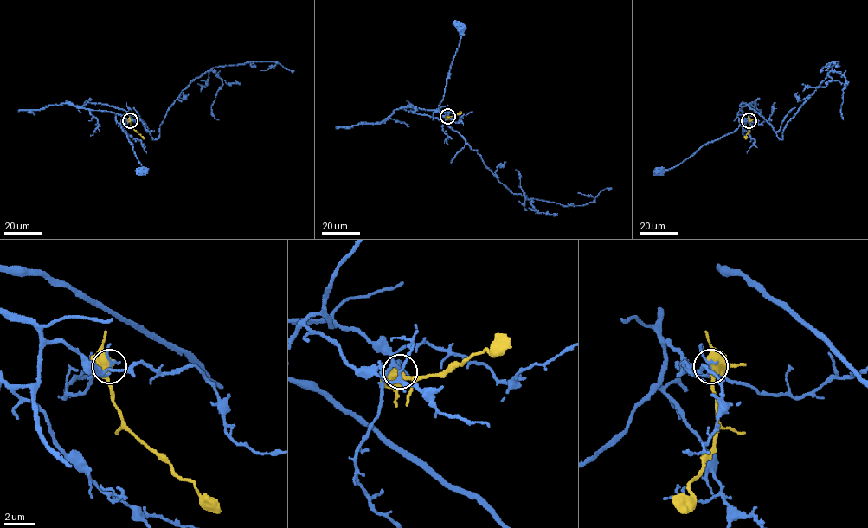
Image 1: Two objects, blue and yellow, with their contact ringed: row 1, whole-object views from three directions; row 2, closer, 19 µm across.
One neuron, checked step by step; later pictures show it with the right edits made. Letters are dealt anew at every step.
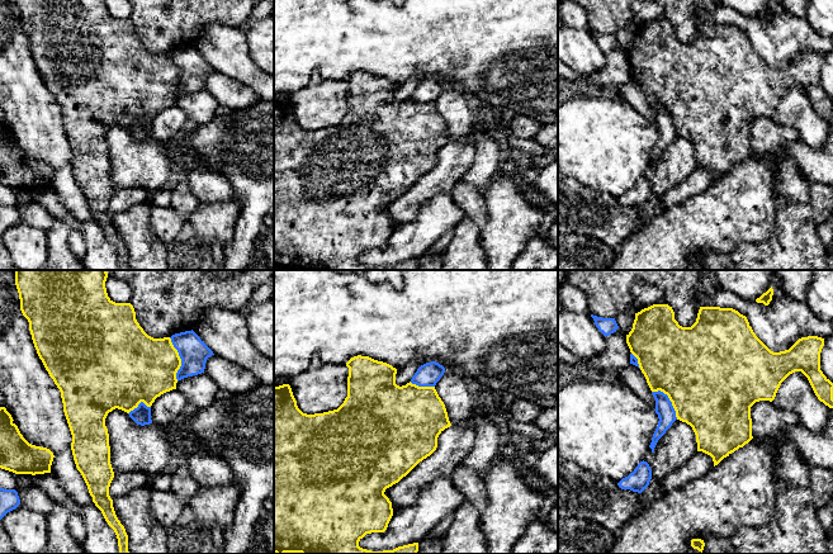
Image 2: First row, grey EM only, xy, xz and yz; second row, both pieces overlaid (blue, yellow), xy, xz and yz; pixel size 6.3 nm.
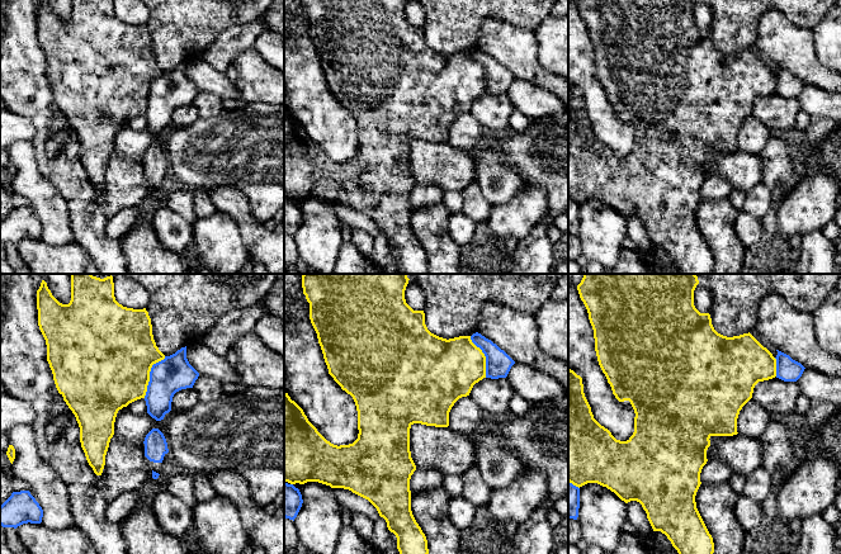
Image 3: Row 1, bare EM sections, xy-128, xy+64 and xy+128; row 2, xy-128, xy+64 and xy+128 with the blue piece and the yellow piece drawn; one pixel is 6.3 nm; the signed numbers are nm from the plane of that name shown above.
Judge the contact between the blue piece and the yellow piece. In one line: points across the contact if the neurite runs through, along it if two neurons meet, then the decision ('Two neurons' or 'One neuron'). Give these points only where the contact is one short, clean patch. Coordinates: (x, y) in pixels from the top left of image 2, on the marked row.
Two neurons

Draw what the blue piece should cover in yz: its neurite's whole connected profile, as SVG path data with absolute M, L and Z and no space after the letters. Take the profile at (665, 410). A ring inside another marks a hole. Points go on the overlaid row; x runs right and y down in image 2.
M652 392L655 399L655 413L658 415L658 426L653 434L652 442L649 445L648 453L644 456L644 460L638 464L633 473L628 477L623 478L617 486L621 489L630 489L633 492L642 493L652 479L652 469L649 467L654 448L658 440L666 434L666 431L672 426L672 423L677 420L676 411L669 401L668 396L663 392Z

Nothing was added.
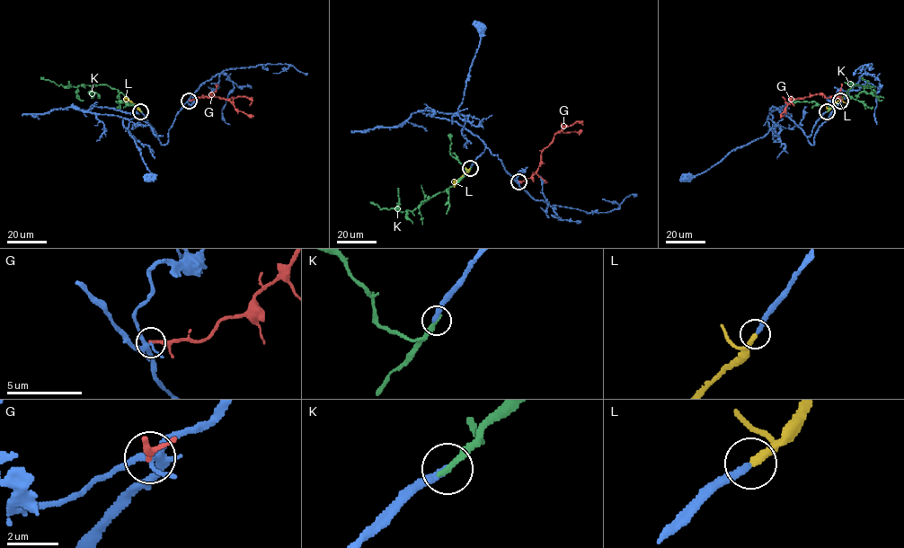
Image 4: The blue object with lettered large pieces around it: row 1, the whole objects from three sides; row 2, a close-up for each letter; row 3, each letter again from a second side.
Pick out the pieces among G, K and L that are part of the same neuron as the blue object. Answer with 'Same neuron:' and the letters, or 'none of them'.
Same neuron: L

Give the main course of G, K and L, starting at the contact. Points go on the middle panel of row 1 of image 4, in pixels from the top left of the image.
G: (518, 181), (525, 181), (536, 171), (542, 152), (556, 133), (578, 121), (582, 125)
K: (471, 168), (459, 181), (412, 210), (381, 209), (370, 202)
L: (470, 168), (454, 181), (454, 187)

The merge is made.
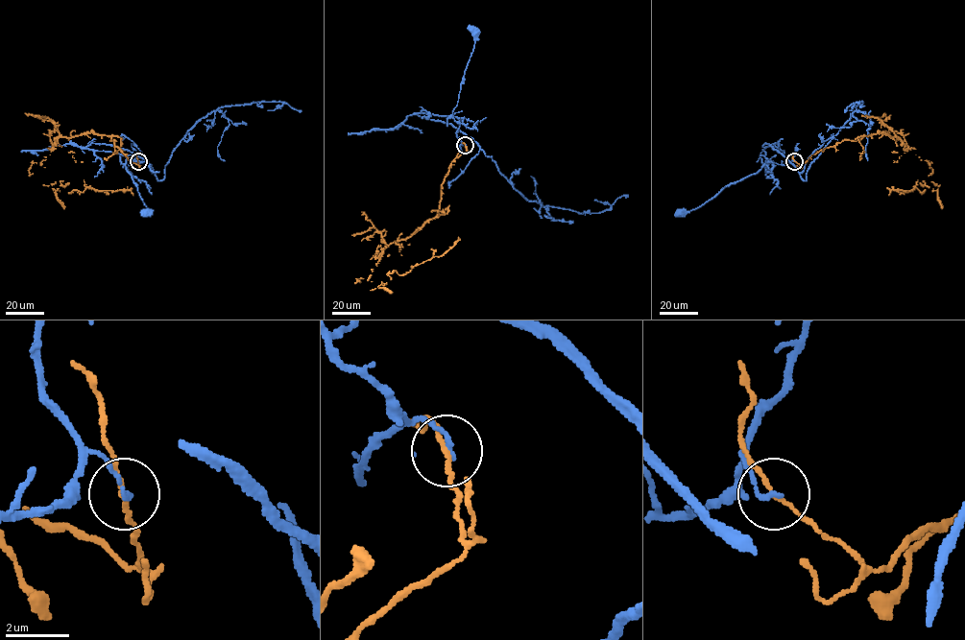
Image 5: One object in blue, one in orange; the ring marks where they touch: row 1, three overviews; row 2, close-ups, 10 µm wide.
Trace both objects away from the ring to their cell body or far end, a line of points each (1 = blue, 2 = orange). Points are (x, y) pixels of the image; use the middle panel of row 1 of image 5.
1: (465, 145), (456, 133), (461, 120), (453, 116), (452, 111), (473, 49), (474, 31)
2: (465, 145), (442, 184), (439, 212), (385, 248), (368, 280), (395, 271), (404, 275), (442, 256), (460, 239)

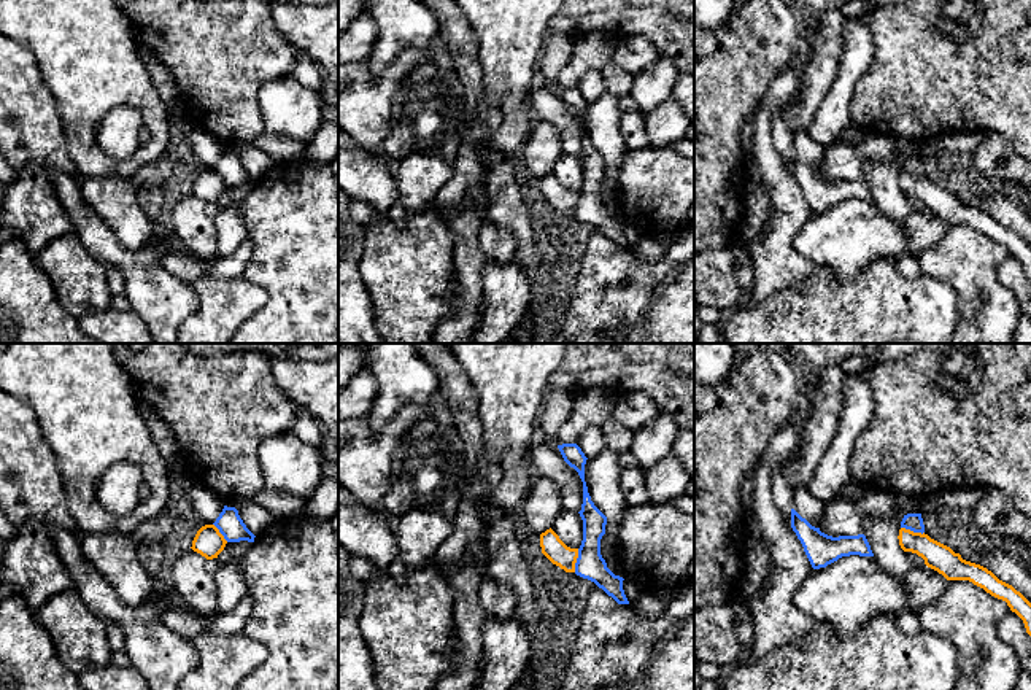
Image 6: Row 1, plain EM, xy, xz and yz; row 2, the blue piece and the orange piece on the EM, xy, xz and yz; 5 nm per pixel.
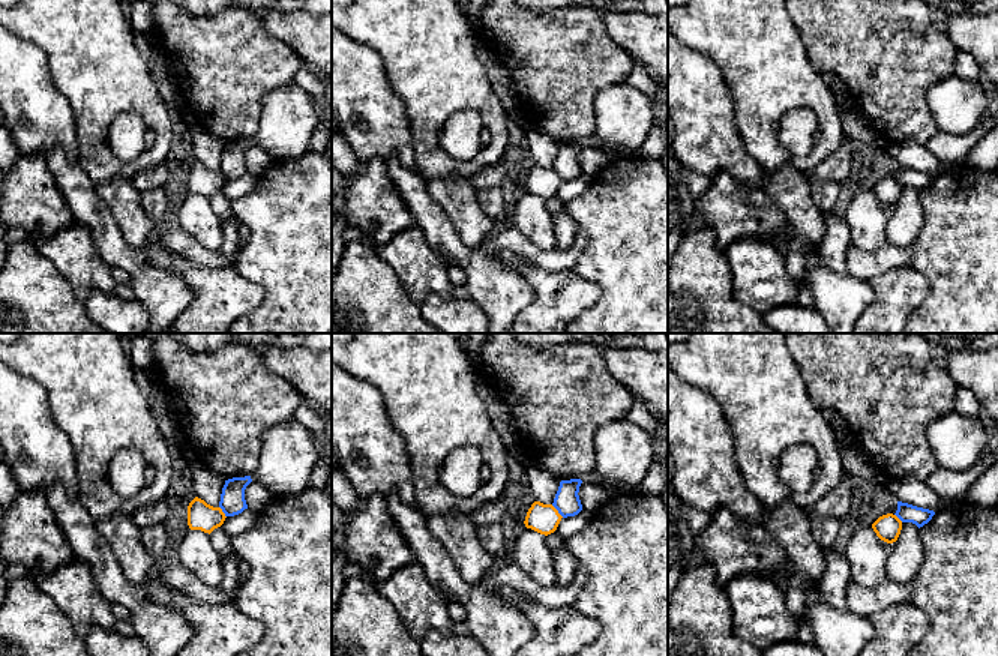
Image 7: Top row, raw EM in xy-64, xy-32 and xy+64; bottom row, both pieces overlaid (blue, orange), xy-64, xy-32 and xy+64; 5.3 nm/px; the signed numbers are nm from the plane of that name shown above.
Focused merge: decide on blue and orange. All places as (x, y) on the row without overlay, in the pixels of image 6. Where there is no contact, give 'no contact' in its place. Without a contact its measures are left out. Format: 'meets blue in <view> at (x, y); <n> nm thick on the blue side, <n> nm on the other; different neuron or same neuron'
meets blue in xz at (577, 204); 150 nm thick on the blue side, 120 nm on the other; different neuron

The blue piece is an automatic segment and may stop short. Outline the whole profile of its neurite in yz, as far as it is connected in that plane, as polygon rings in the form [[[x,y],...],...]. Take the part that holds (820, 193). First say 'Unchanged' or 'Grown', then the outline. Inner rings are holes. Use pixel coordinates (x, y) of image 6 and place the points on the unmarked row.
Unchanged. [[[791,153],[791,172],[801,184],[813,213],[826,211],[842,200],[874,200],[864,178],[832,181],[812,170]]]

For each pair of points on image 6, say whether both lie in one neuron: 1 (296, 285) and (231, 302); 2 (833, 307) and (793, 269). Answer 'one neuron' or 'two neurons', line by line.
1: two neurons
2: two neurons

